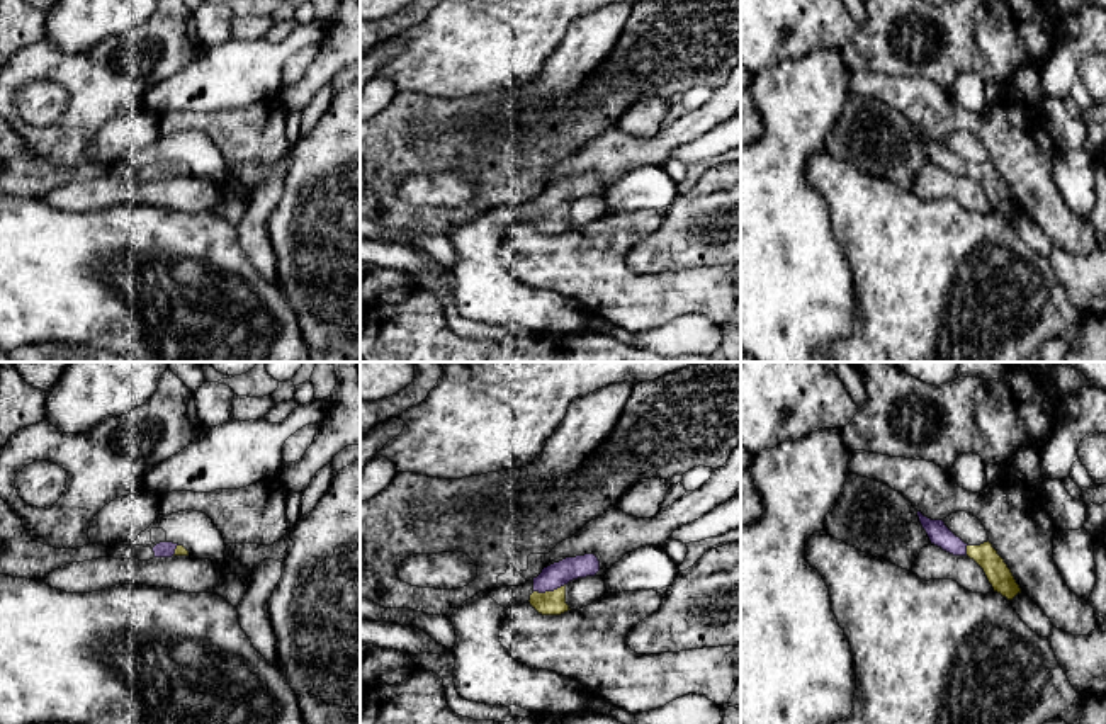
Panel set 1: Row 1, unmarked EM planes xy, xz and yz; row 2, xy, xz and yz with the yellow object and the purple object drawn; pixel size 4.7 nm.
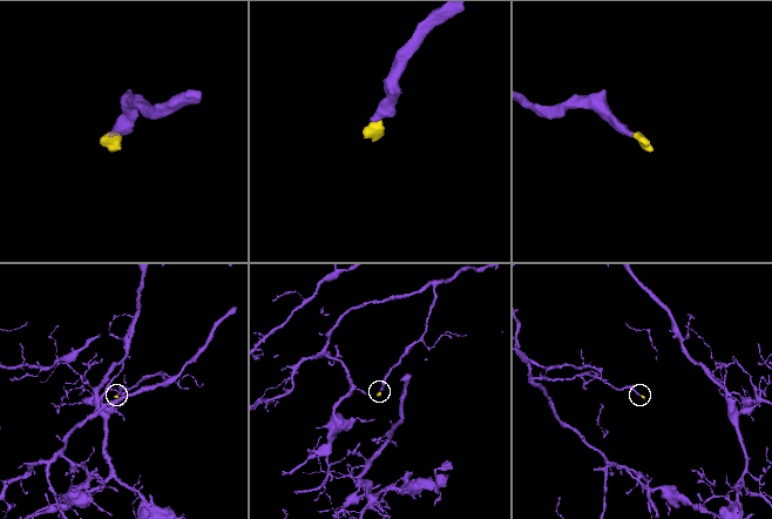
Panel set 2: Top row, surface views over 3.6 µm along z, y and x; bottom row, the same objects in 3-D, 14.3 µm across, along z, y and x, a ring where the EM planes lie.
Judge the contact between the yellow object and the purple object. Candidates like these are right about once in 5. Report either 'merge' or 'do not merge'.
merge

